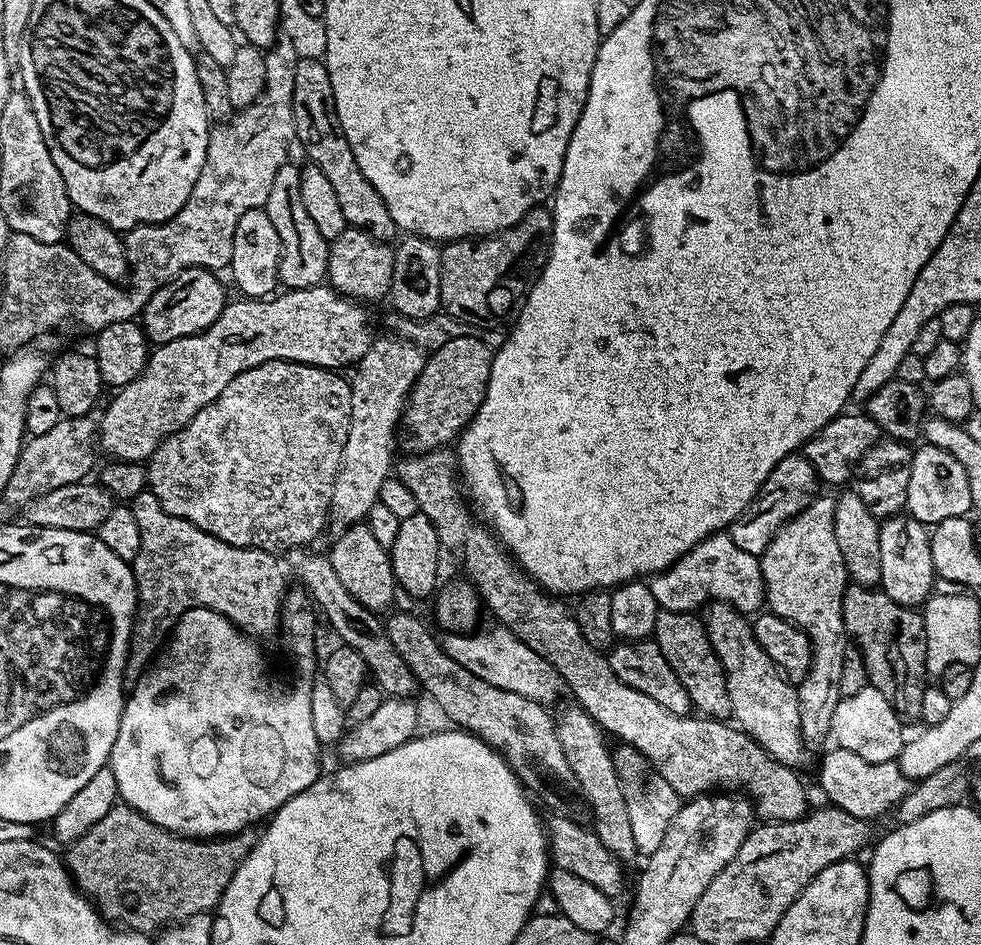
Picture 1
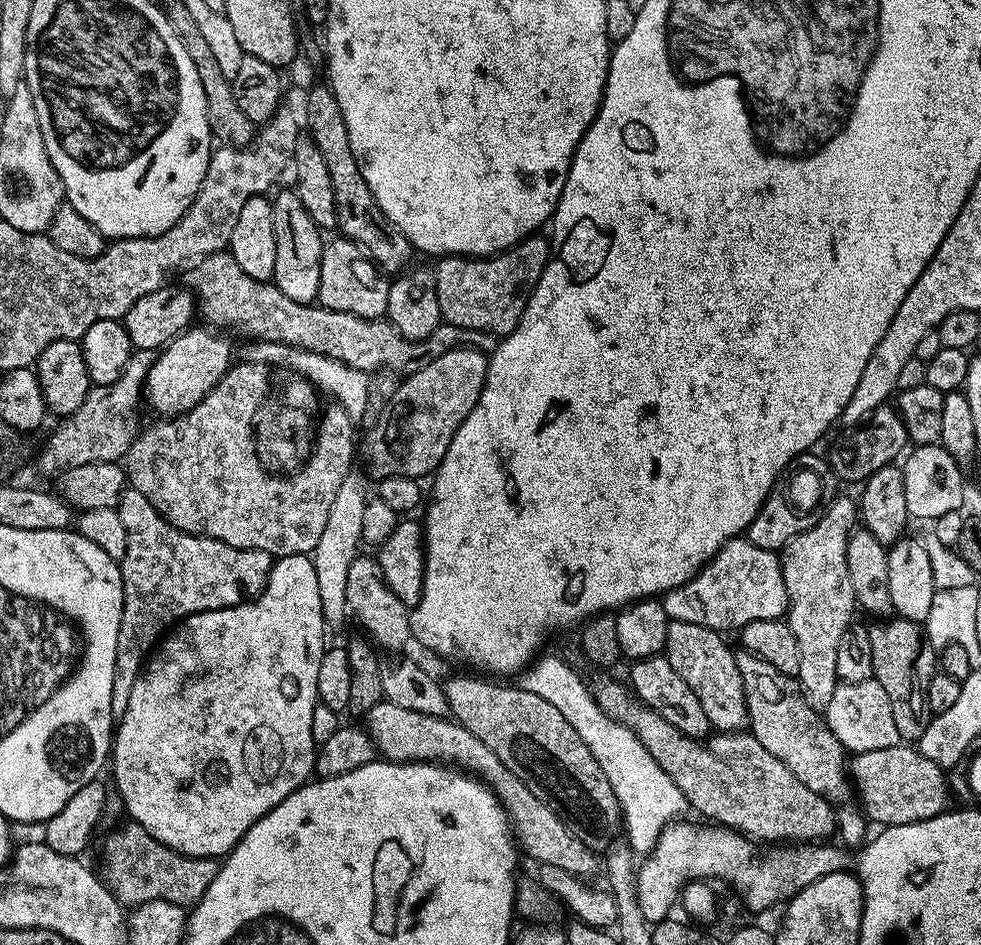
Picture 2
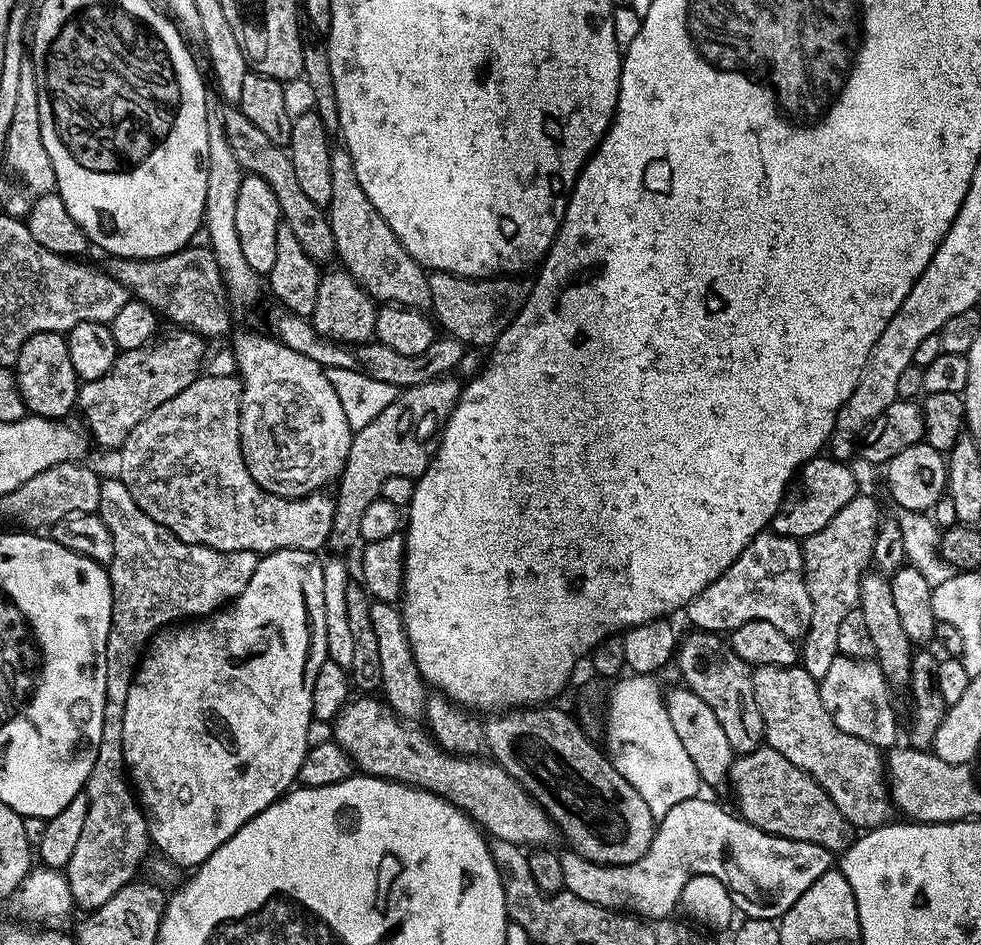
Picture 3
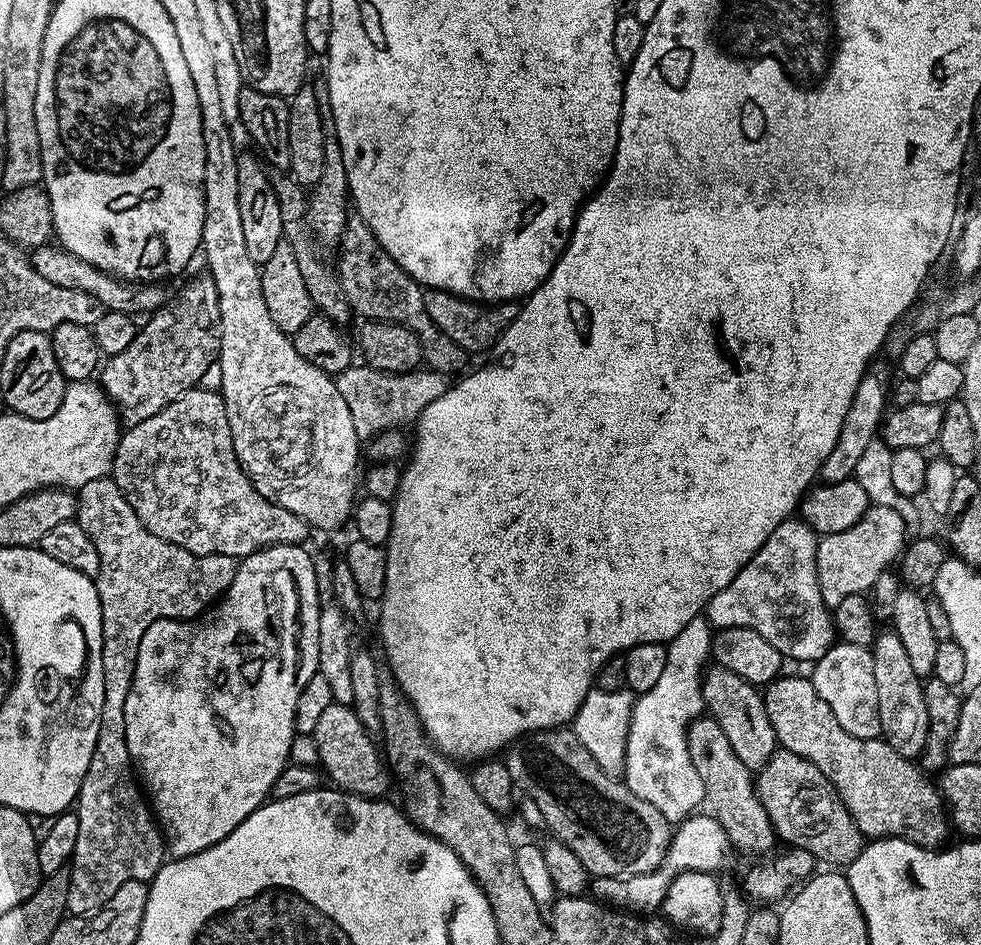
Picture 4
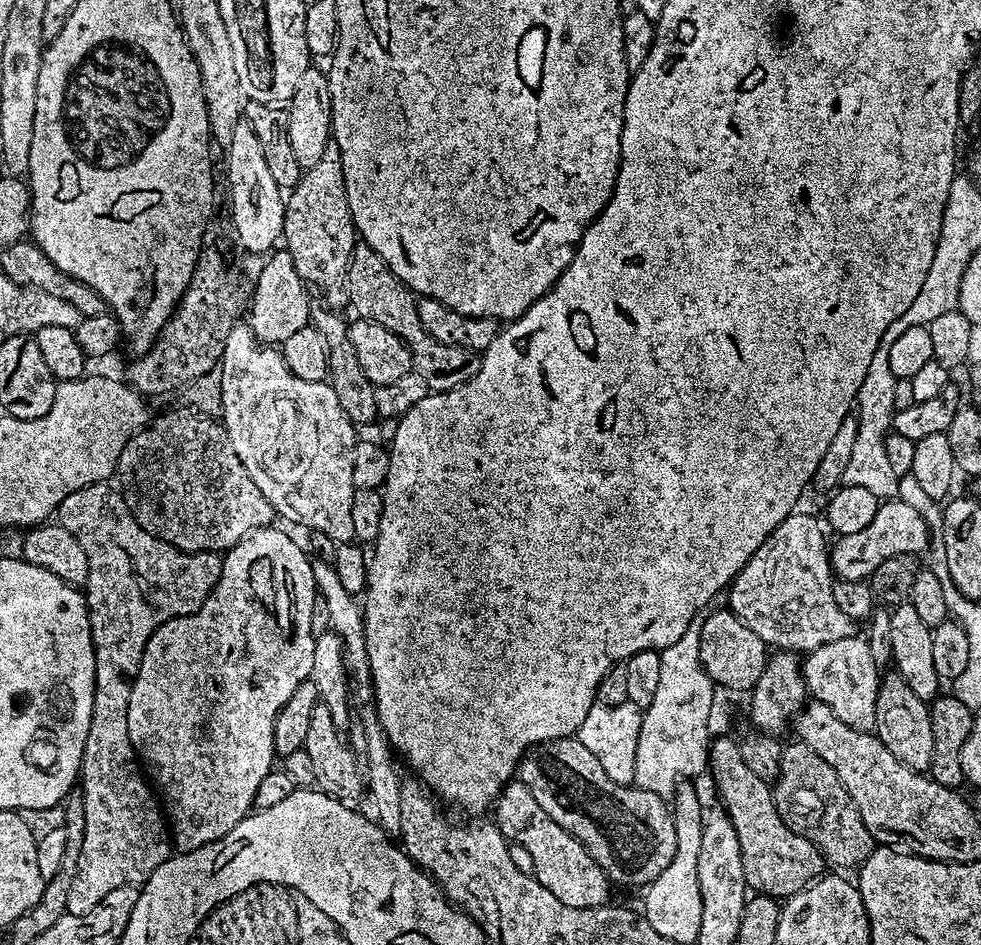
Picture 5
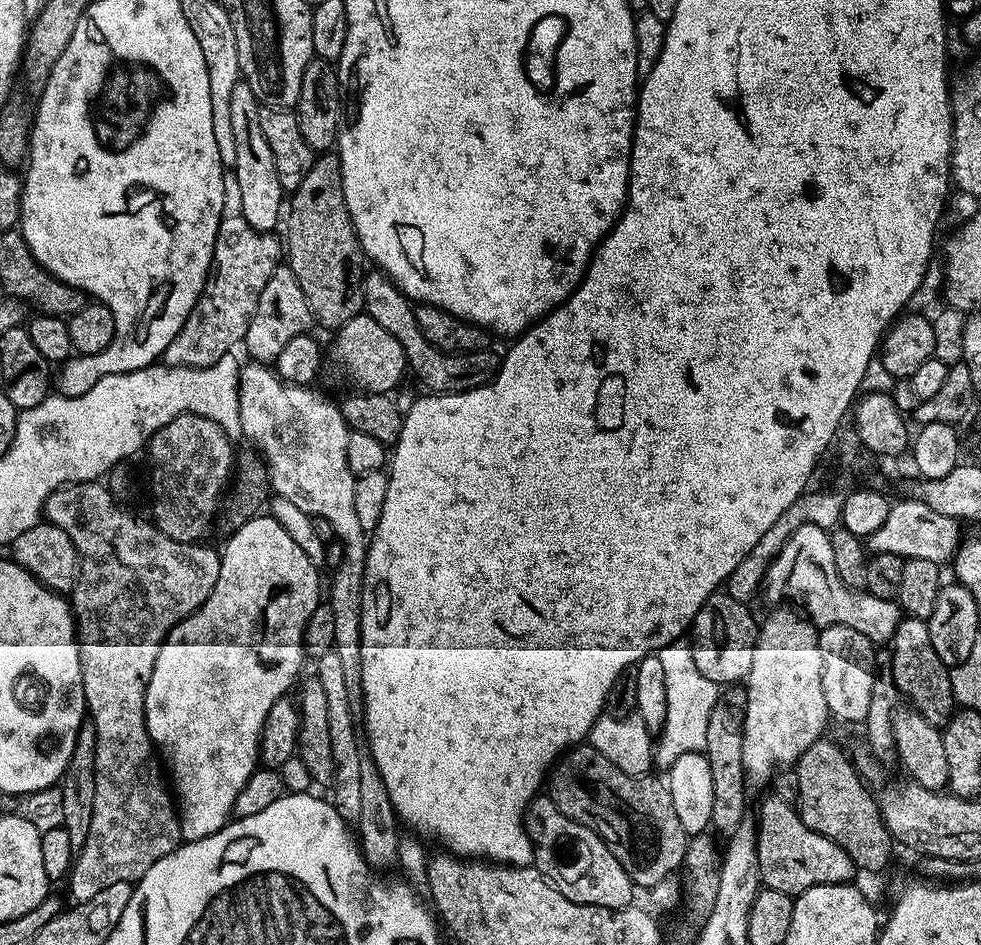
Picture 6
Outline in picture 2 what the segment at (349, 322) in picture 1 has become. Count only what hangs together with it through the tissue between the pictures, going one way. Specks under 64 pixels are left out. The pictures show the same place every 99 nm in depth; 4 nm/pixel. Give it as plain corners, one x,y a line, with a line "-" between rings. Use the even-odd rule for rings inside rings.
208,326
196,327
189,327
188,331
175,336
153,359
152,369
144,380
143,395
157,417
171,418
198,406
234,363
234,344
232,346
223,331

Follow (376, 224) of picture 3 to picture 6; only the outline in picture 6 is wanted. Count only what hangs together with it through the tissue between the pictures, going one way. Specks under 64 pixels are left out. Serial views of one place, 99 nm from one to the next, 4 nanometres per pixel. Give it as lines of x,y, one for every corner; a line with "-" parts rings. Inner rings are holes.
380,270
365,271
360,285
362,286
362,298
364,299
363,311
382,330
394,334
398,338
398,346
402,346
408,368
425,384
425,389
436,394
445,392
465,392
471,388
477,388
487,384
496,375
500,367
501,357
495,356
492,350
482,352
444,352
438,346
434,346
424,337
422,330
416,321
416,310
413,301
409,300
399,286

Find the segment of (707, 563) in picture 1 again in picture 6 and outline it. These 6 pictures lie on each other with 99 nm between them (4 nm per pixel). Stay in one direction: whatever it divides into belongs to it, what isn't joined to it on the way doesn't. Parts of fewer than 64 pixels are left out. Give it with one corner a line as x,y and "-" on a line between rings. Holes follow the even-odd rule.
803,524
794,530
769,566
764,576
762,592
763,595
768,595
772,606
779,605
783,596
789,596
804,604
803,611
813,624
845,624
858,630
876,646
887,645
891,641
902,619
902,609
895,599
883,600
872,596
867,590
853,590
845,584
836,569
829,529
819,528
814,524

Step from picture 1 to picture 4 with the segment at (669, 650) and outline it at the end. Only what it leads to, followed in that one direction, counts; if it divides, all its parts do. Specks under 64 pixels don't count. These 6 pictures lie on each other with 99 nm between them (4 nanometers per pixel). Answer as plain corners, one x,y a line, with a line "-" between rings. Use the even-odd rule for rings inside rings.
717,664
711,665
705,671
701,684
705,709
725,731
734,754
741,759
747,769
753,772
764,768
766,762
772,757
772,753
777,751
778,745
759,689
745,679
739,678
738,674
734,674
732,670
726,670
725,667

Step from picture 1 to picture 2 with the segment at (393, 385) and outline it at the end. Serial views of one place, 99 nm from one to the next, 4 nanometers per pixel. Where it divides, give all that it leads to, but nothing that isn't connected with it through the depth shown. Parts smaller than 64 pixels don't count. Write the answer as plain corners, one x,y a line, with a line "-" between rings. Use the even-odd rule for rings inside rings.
350,472
343,479
338,488
337,497
330,506
329,517
326,518
325,529
318,540
318,545
312,551
311,558
314,562
314,570
318,581
318,594
322,599
322,612
325,625
329,628
340,627
345,618
348,618
346,602
347,571
350,563
359,555
362,538
363,511
368,501
366,486
357,472

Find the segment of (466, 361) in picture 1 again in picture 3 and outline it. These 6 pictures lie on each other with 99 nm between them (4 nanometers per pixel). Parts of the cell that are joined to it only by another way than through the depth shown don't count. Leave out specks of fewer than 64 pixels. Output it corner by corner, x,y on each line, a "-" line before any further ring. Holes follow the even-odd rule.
452,374
405,388
372,422
353,431
349,454
334,491
334,522
327,542
333,553
345,554
351,548
361,547
362,514
370,502
380,499
382,482
386,482
386,478
416,480
430,466
446,422
460,401
461,391
461,381

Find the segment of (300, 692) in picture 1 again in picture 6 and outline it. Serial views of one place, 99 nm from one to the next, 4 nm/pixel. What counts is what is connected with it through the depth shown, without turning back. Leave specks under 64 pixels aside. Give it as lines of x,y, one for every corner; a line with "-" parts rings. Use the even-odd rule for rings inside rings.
272,514
256,515
249,515
225,542
220,552
218,582
214,582
210,598
197,612
170,629
146,686
146,730
166,765
178,805
180,834
185,841
221,832
229,823
238,794
242,794
248,779
257,771
266,718
274,702
289,695
288,687
297,683
296,675
306,659
304,627
315,608
322,604
317,565
312,564

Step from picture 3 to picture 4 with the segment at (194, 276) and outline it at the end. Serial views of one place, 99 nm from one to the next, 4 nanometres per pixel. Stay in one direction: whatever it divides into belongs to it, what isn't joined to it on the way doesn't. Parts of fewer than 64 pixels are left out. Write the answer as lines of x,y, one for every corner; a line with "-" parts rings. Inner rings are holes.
46,243
41,248
31,249
30,259
34,270
38,270
42,278
54,282
54,286
66,286
68,290
82,290
84,294
90,294
99,302
101,309
109,312
151,314
166,303
163,283
121,280
120,277
103,272
98,266
92,266
90,262
84,262
82,258
70,254
65,248
53,246
51,243

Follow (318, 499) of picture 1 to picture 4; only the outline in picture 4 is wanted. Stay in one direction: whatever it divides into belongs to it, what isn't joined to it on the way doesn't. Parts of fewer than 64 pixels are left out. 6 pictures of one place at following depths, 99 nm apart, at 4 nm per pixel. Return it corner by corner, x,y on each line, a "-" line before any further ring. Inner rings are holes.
204,387
186,390
170,406
158,410
154,418
146,418
124,432
112,454
111,480
150,534
158,534
158,538
182,546
182,550
190,550
195,556
243,558
272,544
303,545
310,525
290,510
268,501
254,488
235,454
224,397
219,391

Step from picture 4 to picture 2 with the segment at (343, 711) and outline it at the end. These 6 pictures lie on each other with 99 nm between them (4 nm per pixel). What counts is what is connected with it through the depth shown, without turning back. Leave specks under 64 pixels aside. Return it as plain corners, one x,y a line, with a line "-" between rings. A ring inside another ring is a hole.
381,700
374,710
370,710
366,717
366,731
374,742
377,753
383,759
391,760
394,764
447,764
481,779
491,788
500,800
504,811
508,813
510,827
514,833
515,843
519,851
524,852
530,859
536,860
537,865
558,866
567,870
569,874
592,878
598,872
598,856
586,842
574,838
574,834
542,802
536,797
534,790
518,778
518,774
510,774
502,762
498,762
498,754
490,750
475,736
466,730
466,726
457,724
455,720
445,716
431,716
418,714
414,710
406,710
403,706
394,706
394,702

